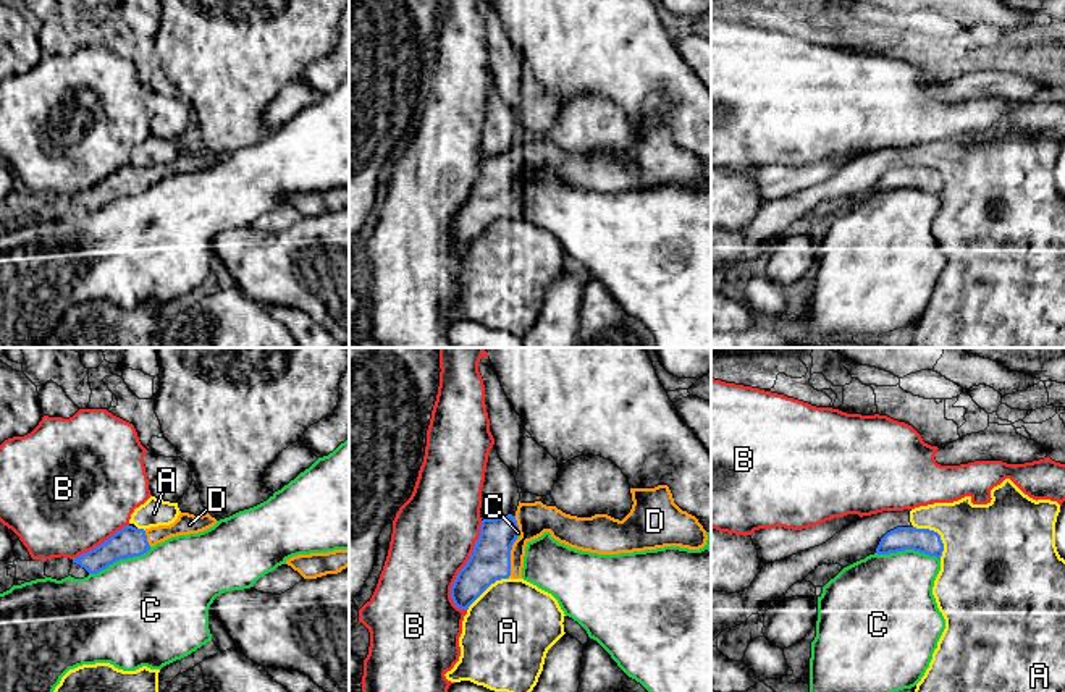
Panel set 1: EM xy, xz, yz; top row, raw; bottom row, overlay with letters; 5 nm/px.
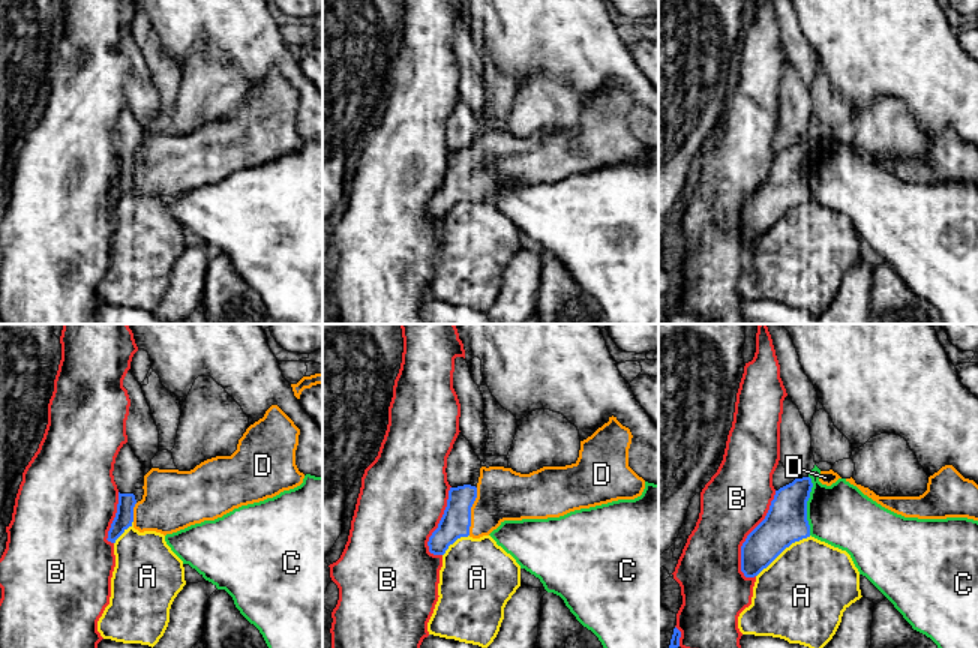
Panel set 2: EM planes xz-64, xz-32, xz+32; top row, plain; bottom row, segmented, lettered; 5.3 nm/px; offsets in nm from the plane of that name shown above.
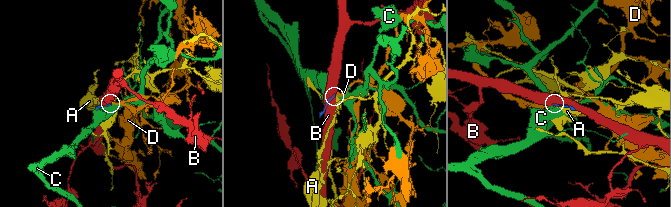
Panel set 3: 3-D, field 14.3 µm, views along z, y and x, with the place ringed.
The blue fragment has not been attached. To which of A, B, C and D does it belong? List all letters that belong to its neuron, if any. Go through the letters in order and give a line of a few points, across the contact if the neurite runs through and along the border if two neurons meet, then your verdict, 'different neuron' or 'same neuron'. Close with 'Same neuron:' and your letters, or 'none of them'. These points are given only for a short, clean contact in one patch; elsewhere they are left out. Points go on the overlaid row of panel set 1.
A: different neuron
B: different neuron
C: line yz (876, 552), (918, 550), (939, 560); different neuron
D: line xz (490, 561), (493, 558), (509, 558), (534, 519); same neuron
Same neuron: D

